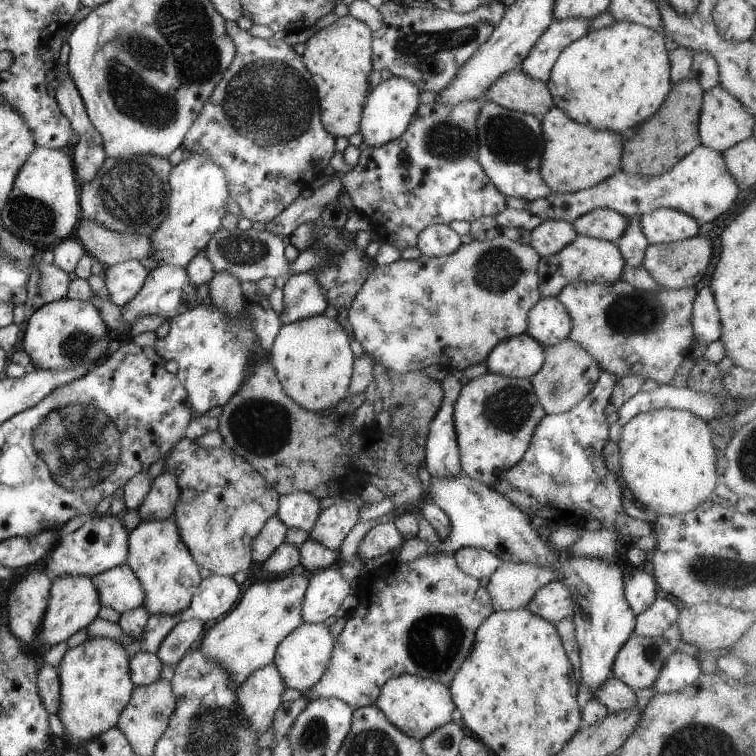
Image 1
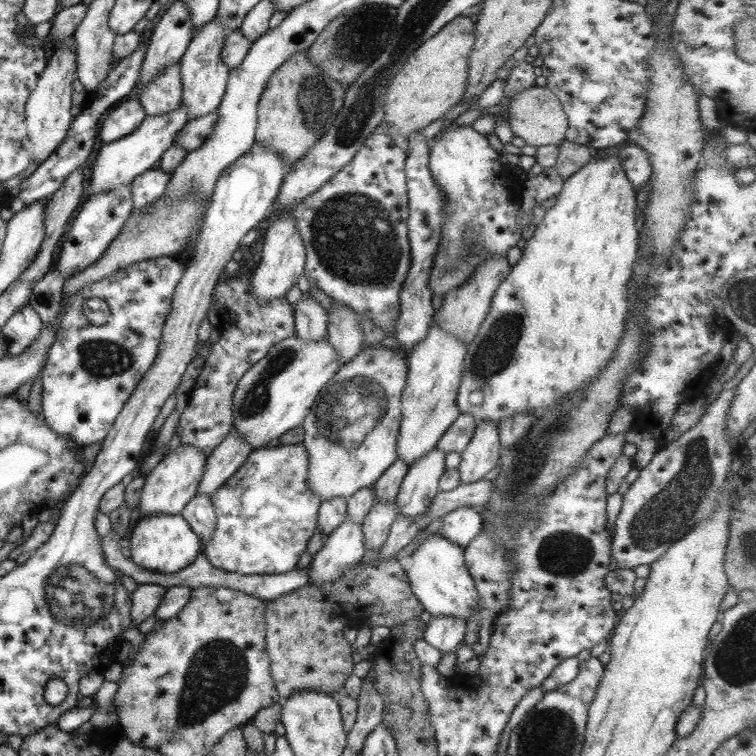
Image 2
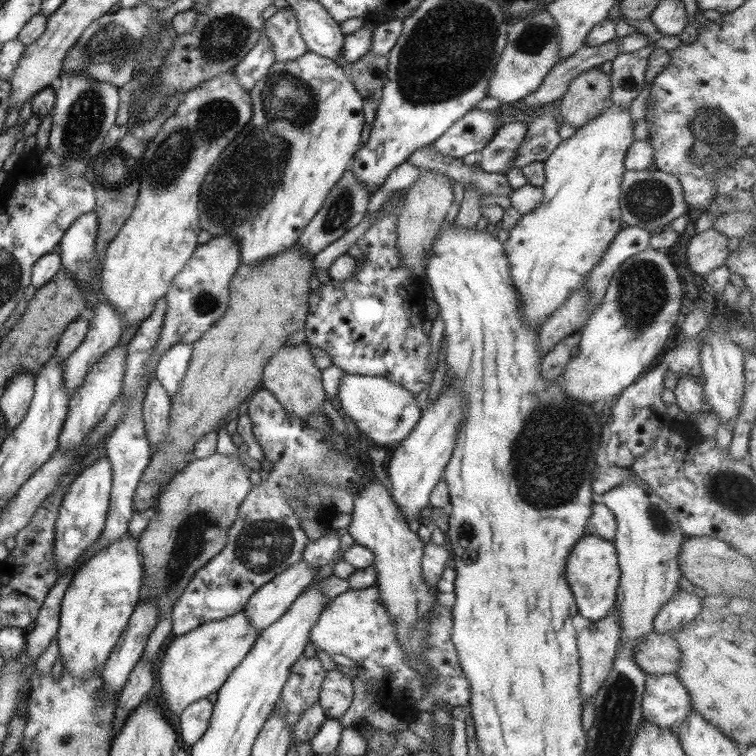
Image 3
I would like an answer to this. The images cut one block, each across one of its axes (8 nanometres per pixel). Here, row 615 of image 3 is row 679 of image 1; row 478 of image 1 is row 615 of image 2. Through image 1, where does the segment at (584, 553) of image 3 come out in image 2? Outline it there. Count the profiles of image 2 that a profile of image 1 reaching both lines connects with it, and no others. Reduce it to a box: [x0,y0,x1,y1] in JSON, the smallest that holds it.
[406,532,481,621]

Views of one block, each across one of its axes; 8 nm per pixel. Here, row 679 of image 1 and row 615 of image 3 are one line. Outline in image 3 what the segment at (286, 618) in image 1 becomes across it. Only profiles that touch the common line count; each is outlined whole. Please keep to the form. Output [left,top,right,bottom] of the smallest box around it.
[158,610,259,715]

